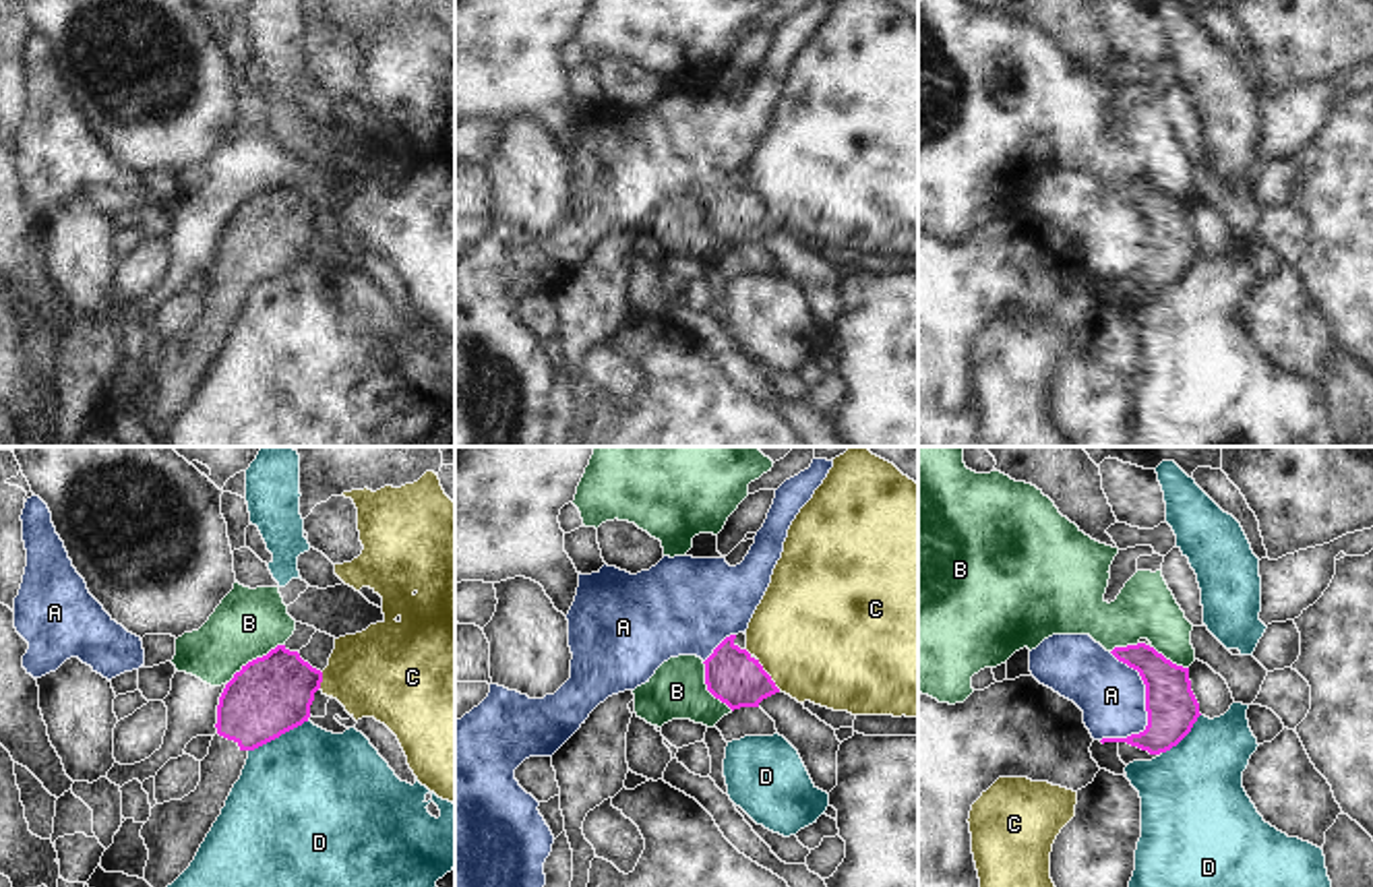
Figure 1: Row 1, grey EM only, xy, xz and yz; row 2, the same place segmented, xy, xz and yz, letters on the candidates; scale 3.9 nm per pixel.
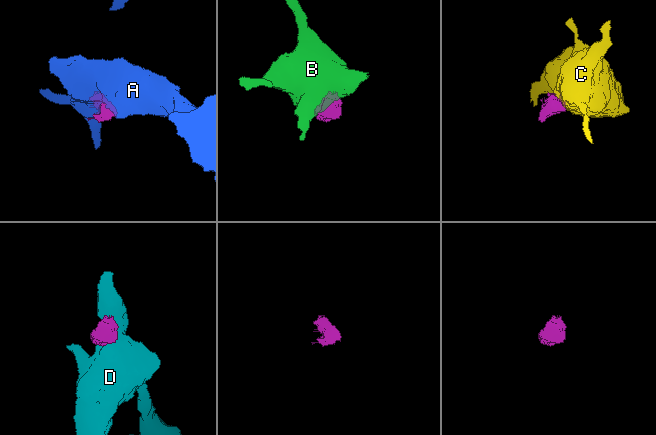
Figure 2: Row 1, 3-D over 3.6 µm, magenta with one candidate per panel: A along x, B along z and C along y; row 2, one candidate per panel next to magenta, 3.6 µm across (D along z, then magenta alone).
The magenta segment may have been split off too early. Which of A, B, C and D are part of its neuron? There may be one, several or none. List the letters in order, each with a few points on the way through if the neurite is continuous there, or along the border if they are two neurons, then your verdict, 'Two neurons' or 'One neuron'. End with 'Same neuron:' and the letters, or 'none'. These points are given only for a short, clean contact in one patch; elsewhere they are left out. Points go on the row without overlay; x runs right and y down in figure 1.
A: Two neurons
B: Boundary: xy (284, 180), (249, 197), (228, 220). Two neurons
C: Boundary: xz (757, 195), (780, 226). Two neurons
D: Boundary: xy (309, 257), (249, 288). Two neurons
Same neuron: none.

